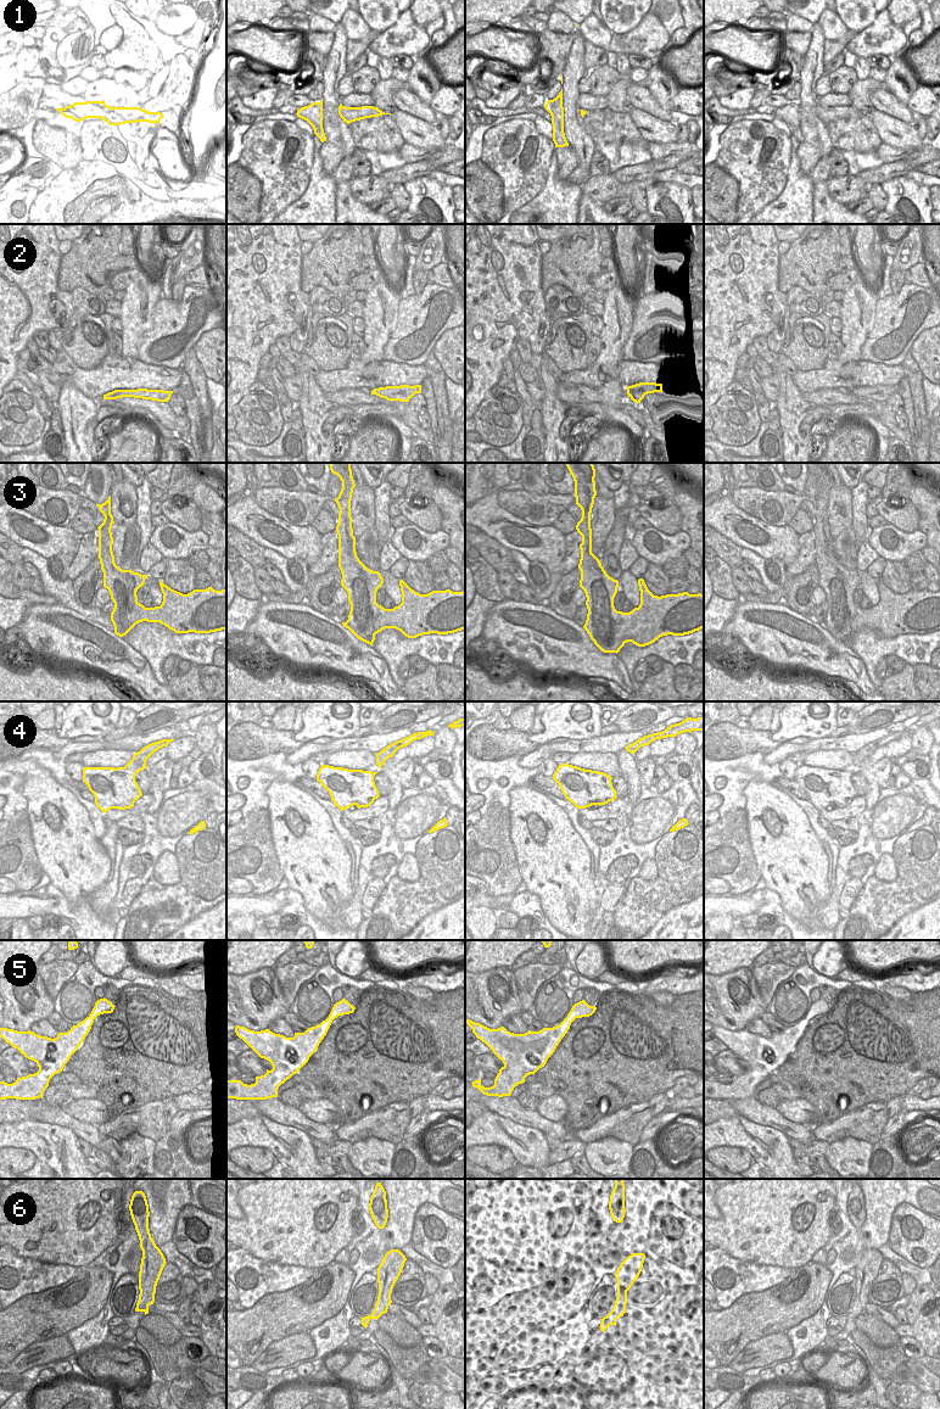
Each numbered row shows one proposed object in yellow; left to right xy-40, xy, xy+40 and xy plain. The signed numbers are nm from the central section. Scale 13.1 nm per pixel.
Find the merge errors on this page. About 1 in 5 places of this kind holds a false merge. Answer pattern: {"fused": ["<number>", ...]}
{"fused": ["1"]}

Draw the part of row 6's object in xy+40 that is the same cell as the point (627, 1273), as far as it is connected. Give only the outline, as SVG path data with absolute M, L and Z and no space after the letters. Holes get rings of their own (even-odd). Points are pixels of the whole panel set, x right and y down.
M632 1253L617 1268L615 1273L615 1277L617 1280L617 1298L612 1310L606 1316L600 1319L602 1324L599 1327L603 1332L605 1332L610 1325L616 1326L616 1320L620 1316L623 1316L626 1313L627 1291L638 1279L643 1268L644 1259L644 1253Z

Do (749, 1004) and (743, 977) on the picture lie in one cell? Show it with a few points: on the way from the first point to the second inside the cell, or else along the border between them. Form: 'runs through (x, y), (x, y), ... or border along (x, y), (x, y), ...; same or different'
runs through (743, 997), (742, 983); same

